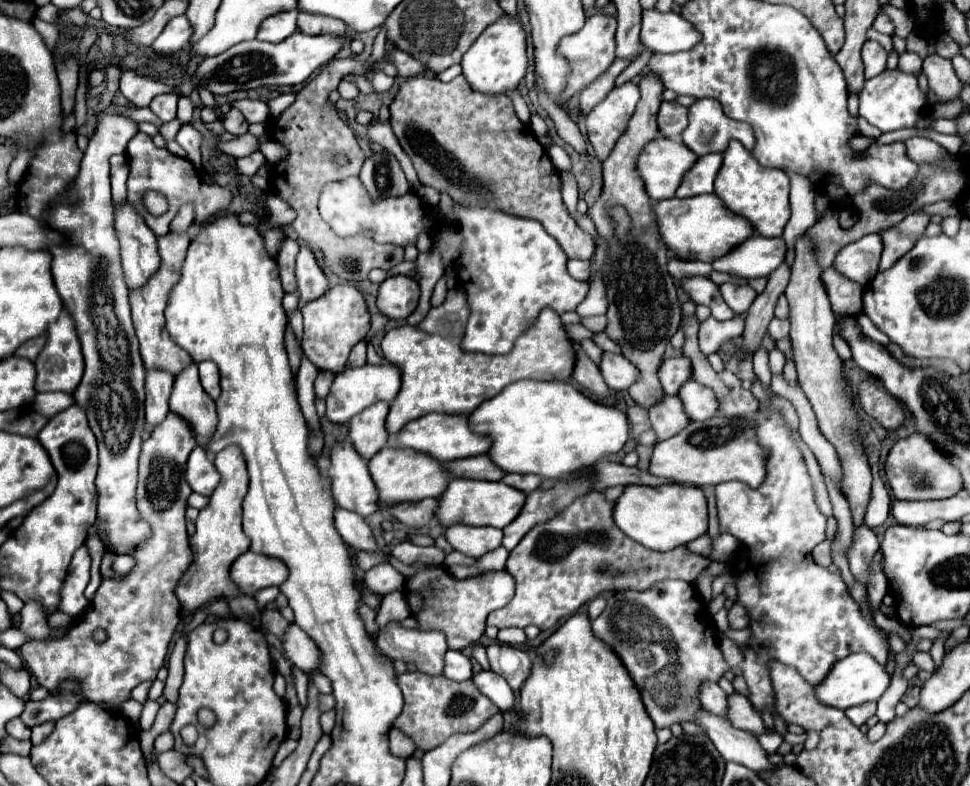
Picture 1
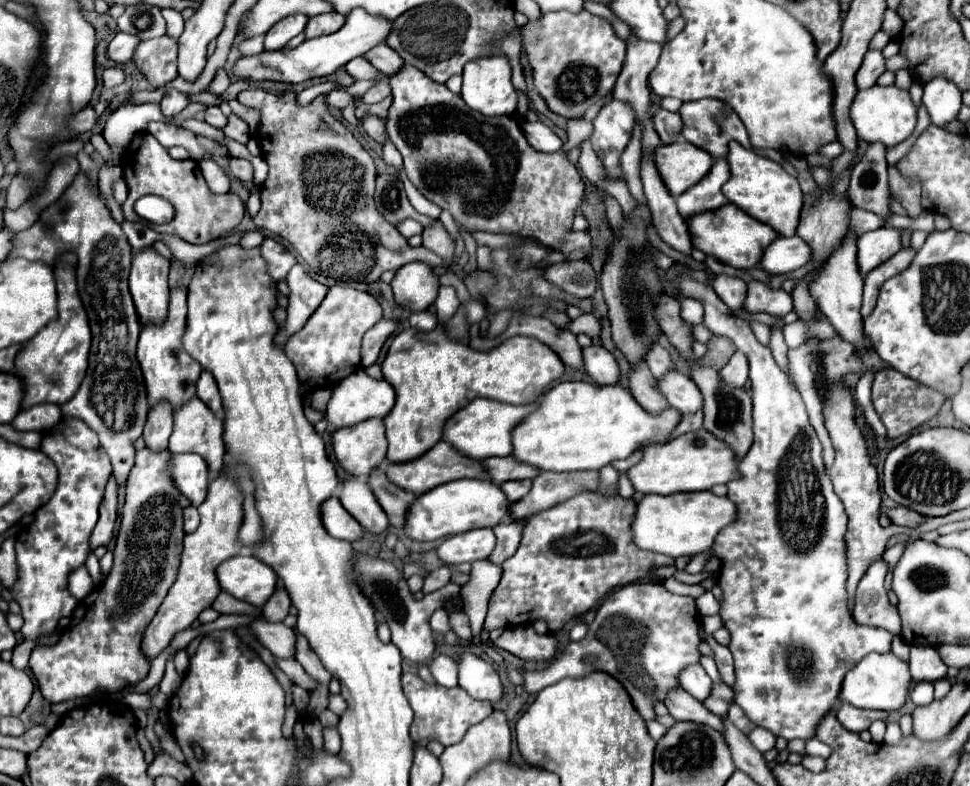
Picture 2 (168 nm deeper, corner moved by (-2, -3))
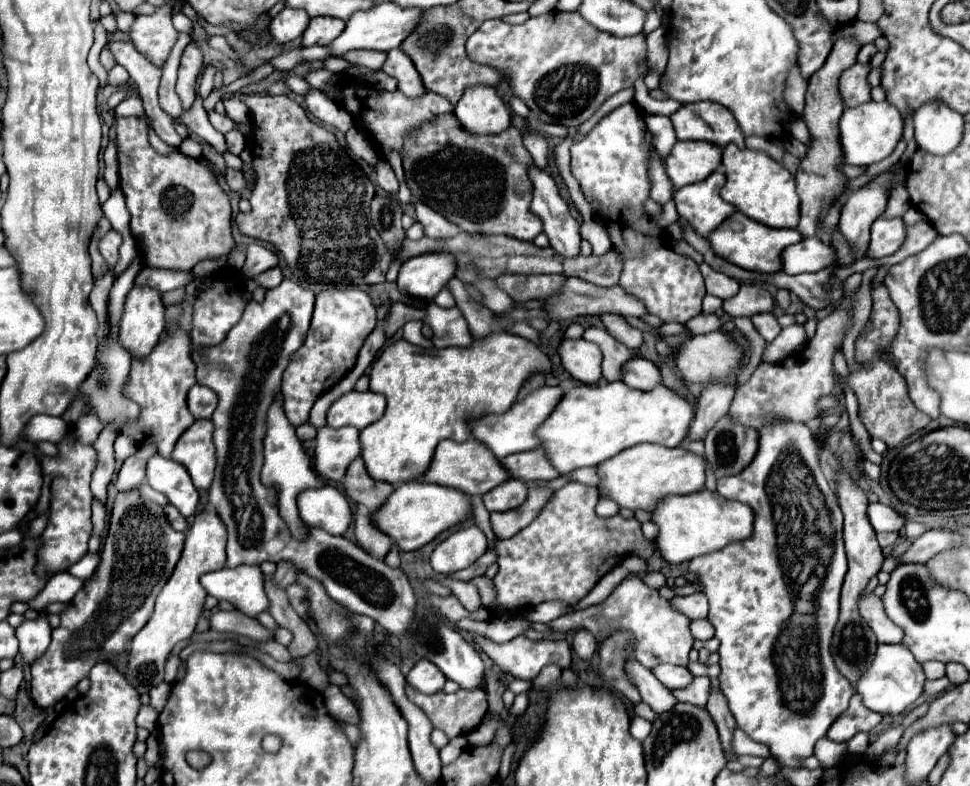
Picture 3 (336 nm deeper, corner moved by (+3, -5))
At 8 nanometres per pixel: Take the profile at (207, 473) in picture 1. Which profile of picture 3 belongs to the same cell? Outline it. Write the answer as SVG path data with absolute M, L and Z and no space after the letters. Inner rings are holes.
M152 455L146 463L146 481L150 487L166 495L168 501L178 507L184 517L194 515L198 505L198 491L192 485L188 471L180 463Z

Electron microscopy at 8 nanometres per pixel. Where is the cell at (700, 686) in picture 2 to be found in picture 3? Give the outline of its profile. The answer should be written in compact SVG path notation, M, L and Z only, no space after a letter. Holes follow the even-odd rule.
M658 665L652 671L656 675L656 679L660 679L660 683L664 683L668 689L684 689L688 687L688 683L694 679L692 673L686 667L678 667L678 665Z

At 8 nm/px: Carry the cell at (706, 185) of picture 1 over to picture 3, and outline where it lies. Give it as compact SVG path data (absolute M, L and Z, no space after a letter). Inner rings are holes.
M714 171L704 181L678 189L676 209L700 235L712 233L724 219L728 219L736 207L720 197L720 189L726 183L726 175Z

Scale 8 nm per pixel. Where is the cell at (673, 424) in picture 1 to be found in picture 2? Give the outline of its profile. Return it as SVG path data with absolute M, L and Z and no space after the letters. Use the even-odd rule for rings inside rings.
M641 363L637 369L631 369L629 389L633 391L637 403L651 415L659 415L669 409L669 403L665 401L665 395L659 389L659 381L649 373L647 365Z

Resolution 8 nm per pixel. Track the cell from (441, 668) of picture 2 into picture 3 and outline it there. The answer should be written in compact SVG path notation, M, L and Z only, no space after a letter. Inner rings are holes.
M420 659L406 675L406 681L408 681L408 685L412 685L414 689L418 689L422 693L438 693L438 691L442 691L446 677L436 665L428 663L428 659Z

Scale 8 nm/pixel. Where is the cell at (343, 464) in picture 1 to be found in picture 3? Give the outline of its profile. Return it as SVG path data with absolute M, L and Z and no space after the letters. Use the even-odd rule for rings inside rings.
M360 511L356 515L356 541L368 555L376 555L376 559L384 559L392 547L392 541L382 531L376 531L374 523L370 521L370 515Z

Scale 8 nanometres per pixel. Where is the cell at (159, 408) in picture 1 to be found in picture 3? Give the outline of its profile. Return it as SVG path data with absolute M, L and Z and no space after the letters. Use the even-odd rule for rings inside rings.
M140 445L138 451L124 461L124 465L118 473L118 479L116 479L116 489L122 491L122 493L138 489L140 483L144 481L144 477L146 477L146 461L154 453L156 453L156 447Z

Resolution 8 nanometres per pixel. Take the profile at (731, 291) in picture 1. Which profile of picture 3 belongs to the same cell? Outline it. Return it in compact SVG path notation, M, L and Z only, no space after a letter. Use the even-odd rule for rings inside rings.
M702 263L702 265L700 265L700 271L702 271L702 275L704 275L706 291L708 291L710 295L716 295L716 297L720 297L720 299L728 299L728 297L736 295L738 287L740 287L740 283L738 283L736 279L732 279L732 277L728 277L728 275L716 271L716 269L712 269L708 263Z

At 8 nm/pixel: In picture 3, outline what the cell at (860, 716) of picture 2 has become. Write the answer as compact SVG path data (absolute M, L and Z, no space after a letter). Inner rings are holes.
M852 695L848 709L832 723L828 729L830 741L850 741L860 731L870 731L882 721L882 715L876 715L876 711L868 711L864 703L860 703L860 695Z

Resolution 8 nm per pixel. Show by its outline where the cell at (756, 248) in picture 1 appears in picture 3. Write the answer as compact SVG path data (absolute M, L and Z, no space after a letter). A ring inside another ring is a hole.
M808 237L796 245L790 245L782 255L782 265L788 275L816 273L836 263L834 247L822 243L820 237Z

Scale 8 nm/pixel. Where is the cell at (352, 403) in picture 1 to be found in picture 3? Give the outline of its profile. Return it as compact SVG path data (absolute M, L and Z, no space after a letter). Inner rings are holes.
M350 391L338 397L332 407L328 409L328 427L346 427L352 425L358 431L368 427L370 423L378 421L384 415L386 399L380 393L358 393Z

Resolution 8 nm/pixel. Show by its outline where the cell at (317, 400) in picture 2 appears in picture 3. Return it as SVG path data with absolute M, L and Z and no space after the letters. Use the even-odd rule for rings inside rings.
M322 427L316 435L314 469L320 477L340 481L352 459L360 455L360 431L354 427Z

